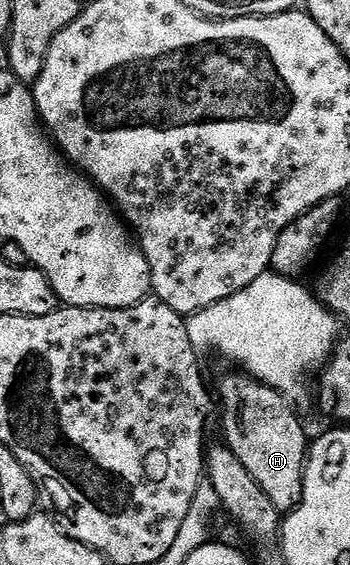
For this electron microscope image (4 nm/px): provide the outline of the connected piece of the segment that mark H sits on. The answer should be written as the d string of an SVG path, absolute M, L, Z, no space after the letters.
M235 374L239 376L227 376L219 384L219 396L217 392L217 408L223 411L223 436L222 439L233 450L233 454L237 454L237 458L241 458L241 466L245 466L245 470L249 470L249 474L253 478L253 482L257 482L257 486L261 486L261 490L269 497L269 502L273 502L273 506L277 506L277 510L281 514L292 512L294 508L299 506L303 497L303 475L305 474L305 466L307 465L307 454L309 451L309 439L307 440L307 432L303 429L303 424L299 421L299 416L294 412L292 401L288 400L283 393L270 388L267 384L262 384L260 380L254 380L253 377L246 374Z

